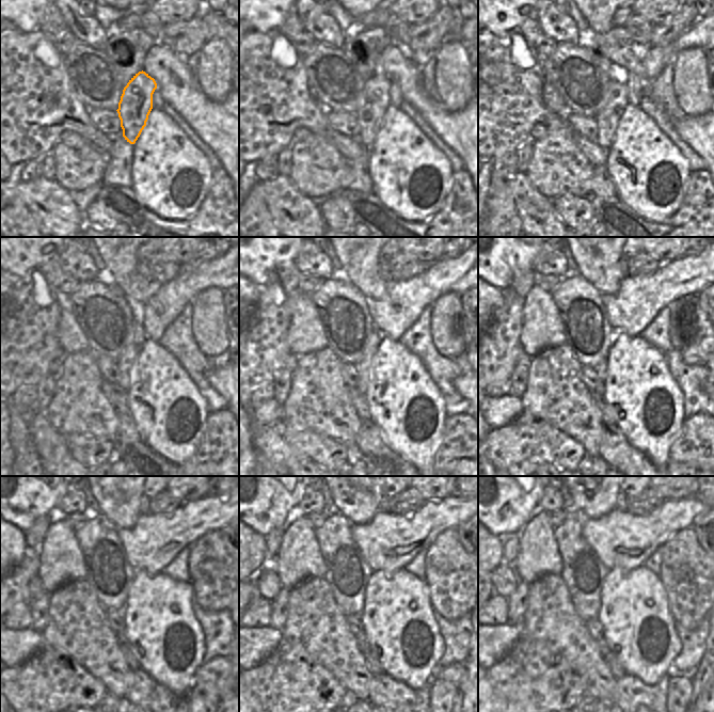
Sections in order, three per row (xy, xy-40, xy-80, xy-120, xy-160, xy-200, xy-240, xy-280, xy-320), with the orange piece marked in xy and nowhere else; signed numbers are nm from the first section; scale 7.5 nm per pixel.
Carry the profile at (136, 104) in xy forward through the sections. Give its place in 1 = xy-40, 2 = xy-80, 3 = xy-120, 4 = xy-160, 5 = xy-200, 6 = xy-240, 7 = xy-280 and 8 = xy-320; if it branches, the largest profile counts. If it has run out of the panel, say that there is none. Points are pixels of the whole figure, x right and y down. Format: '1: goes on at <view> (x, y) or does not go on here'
1: goes on at xy-40 (370, 115)
2: goes on at xy-80 (616, 99)
3: goes on at xy-120 (126, 361)
4: goes on at xy-160 (363, 367)
5: goes on at xy-200 (601, 370)
6: goes on at xy-240 (122, 639)
7: goes on at xy-280 (363, 644)
8: goes on at xy-320 (603, 647)

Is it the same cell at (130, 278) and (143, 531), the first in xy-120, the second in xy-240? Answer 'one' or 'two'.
two

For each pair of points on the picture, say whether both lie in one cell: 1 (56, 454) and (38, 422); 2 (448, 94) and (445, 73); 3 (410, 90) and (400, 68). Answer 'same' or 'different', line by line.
1: same
2: same
3: same

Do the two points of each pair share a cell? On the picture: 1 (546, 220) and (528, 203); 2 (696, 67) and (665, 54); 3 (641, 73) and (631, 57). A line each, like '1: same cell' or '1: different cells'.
1: same cell
2: different cells
3: different cells

